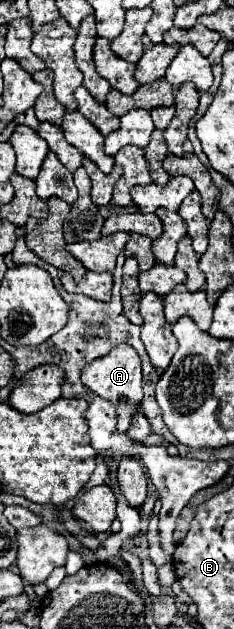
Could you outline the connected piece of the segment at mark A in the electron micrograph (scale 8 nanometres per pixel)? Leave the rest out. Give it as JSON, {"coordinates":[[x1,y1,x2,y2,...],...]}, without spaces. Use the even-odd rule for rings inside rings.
{"coordinates":[[119,345,119,347,111,349,109,355,87,363,83,367,81,381,89,391,93,391,95,395,99,395,115,405,115,409,117,409,117,427,115,429,125,431,131,425,133,413,139,409,139,401,143,399,141,361,139,361,139,355,135,353,135,349,131,349,129,345]]}

